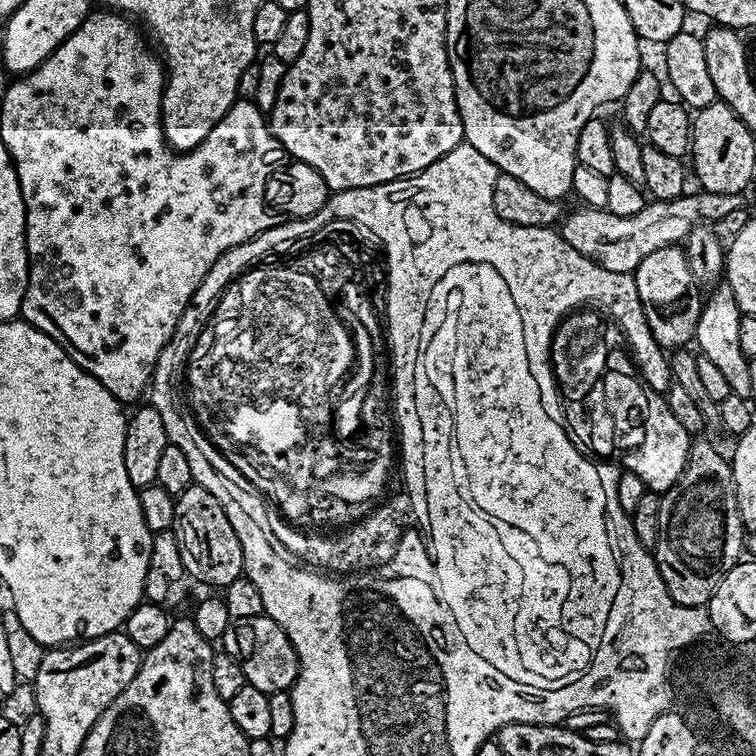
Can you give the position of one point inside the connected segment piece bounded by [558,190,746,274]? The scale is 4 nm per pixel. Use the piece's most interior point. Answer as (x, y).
(617, 243)

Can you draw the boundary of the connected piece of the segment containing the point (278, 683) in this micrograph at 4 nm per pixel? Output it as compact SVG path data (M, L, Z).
M255 616L232 620L226 626L222 639L223 651L240 665L240 674L245 681L258 690L275 694L287 693L300 674L300 663L288 636L280 629L278 622L268 616Z

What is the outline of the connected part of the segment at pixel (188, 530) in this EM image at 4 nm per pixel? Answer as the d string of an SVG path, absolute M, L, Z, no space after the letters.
M191 483L180 496L175 497L175 502L171 531L178 538L185 573L217 590L223 590L230 582L241 579L244 576L242 542L238 542L238 534L234 534L234 529L230 527L226 510L218 506L218 498L202 490L202 486Z

